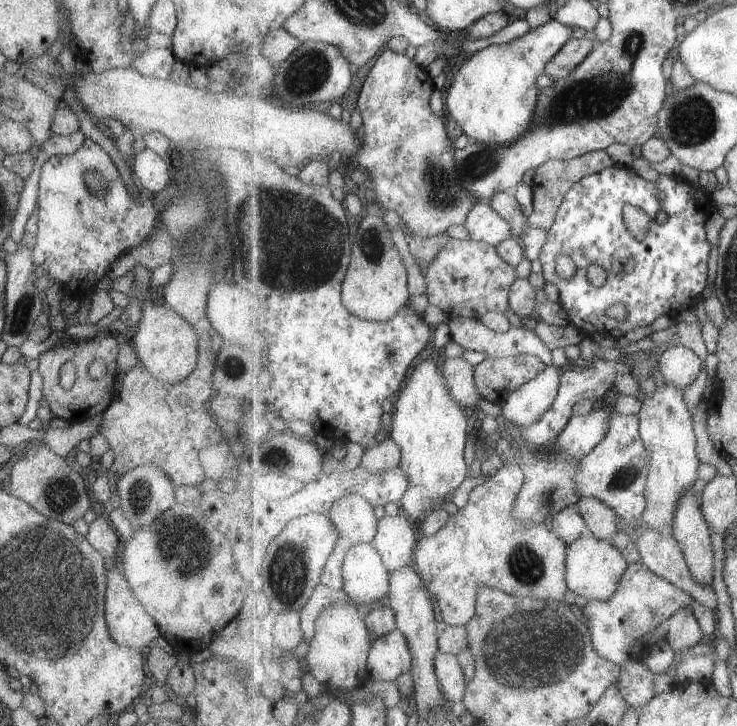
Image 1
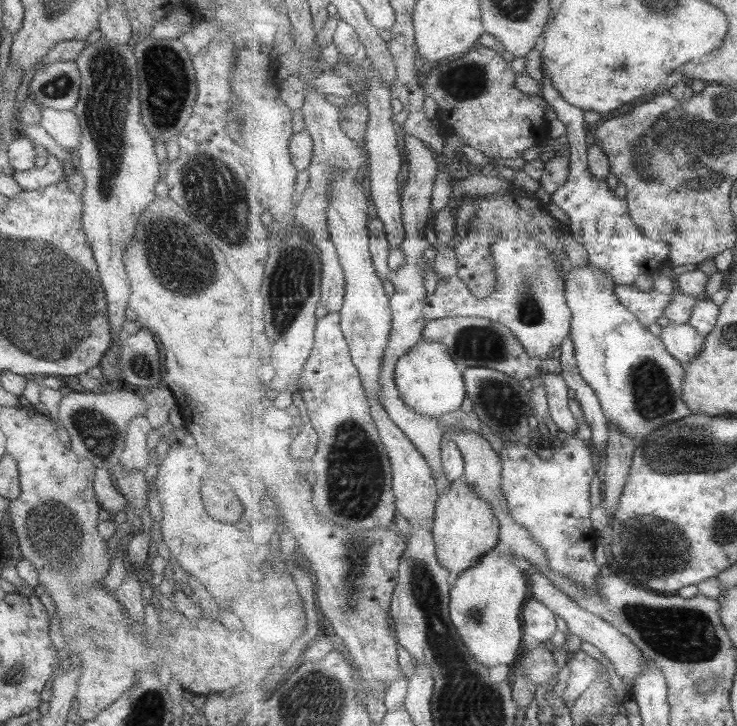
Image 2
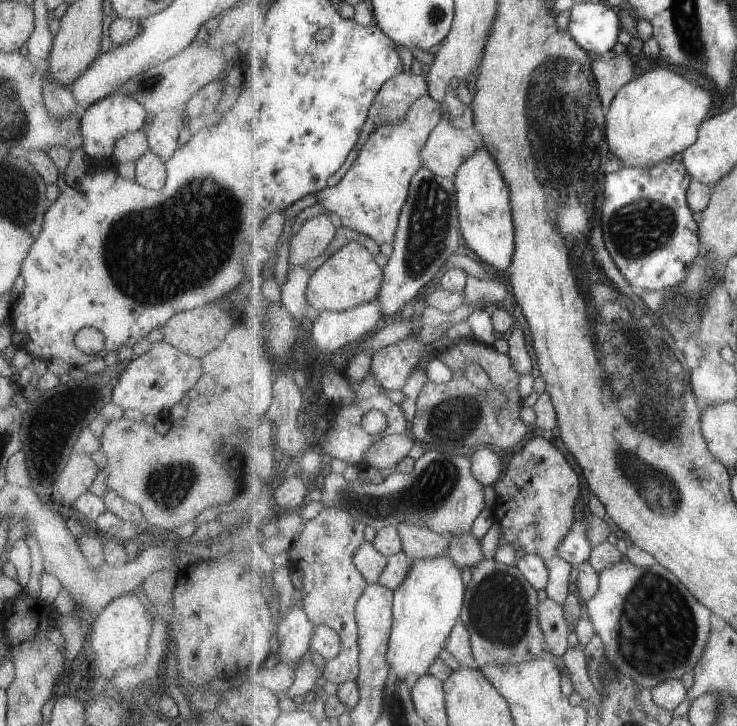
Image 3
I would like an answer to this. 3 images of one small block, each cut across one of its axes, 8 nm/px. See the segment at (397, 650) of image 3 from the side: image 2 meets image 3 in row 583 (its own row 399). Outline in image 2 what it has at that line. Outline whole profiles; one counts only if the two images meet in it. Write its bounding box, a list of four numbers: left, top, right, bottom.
[395,338,467,419]

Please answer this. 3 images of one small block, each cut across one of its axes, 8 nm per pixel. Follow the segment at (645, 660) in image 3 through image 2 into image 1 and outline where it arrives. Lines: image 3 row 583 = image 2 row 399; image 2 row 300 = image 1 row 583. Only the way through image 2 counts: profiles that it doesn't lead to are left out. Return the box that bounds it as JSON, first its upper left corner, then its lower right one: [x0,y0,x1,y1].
[566,532,629,602]

